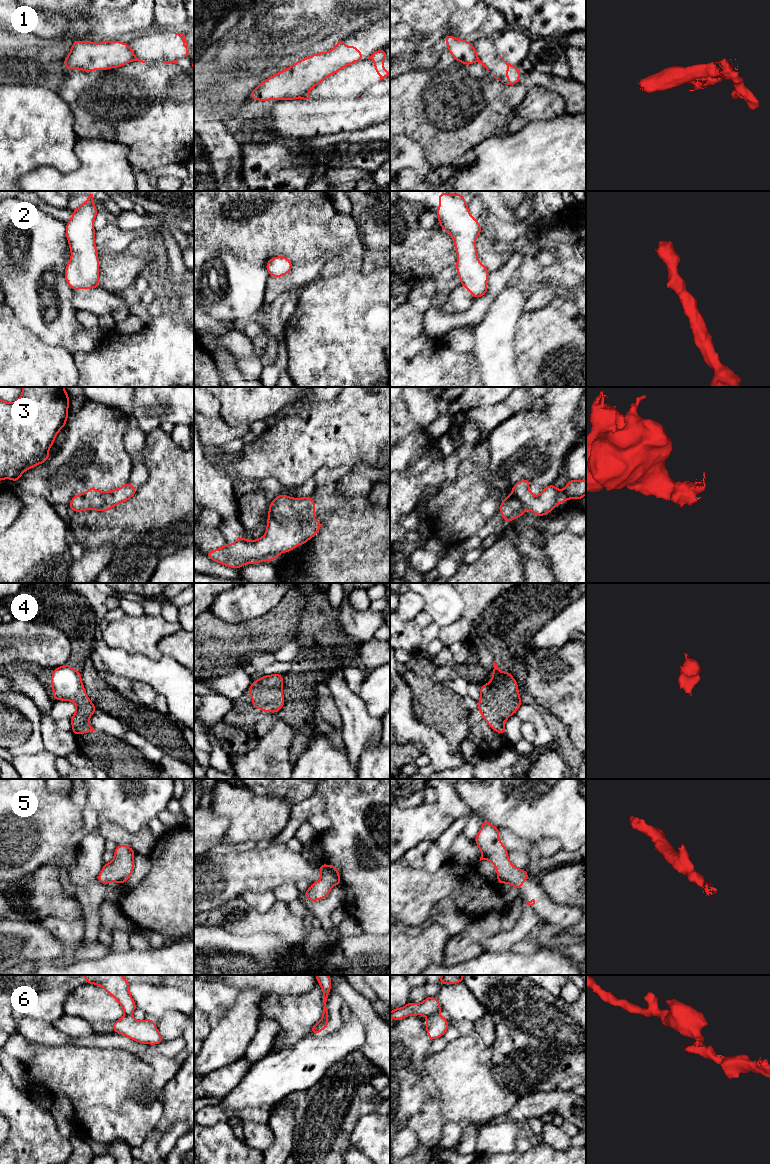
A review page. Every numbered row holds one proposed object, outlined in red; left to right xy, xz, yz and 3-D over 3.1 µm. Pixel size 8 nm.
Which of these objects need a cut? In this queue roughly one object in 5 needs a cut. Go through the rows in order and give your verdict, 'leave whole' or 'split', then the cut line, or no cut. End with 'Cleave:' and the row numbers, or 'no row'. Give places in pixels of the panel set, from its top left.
1: split | xy (135, 56), (132, 60)
2: leave whole | no cut
3: leave whole | no cut
4: leave whole | no cut
5: leave whole | no cut
6: split | yz (436, 1013), (427, 1018)
Cleave: 1, 6

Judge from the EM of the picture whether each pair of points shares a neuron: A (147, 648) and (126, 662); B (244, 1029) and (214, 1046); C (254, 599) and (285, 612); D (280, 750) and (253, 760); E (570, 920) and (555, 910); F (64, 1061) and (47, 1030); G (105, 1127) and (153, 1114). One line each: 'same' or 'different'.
A: different
B: same
C: different
D: same
E: same
F: different
G: same

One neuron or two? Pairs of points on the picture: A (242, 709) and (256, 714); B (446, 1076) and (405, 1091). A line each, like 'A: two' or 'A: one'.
A: one
B: two

